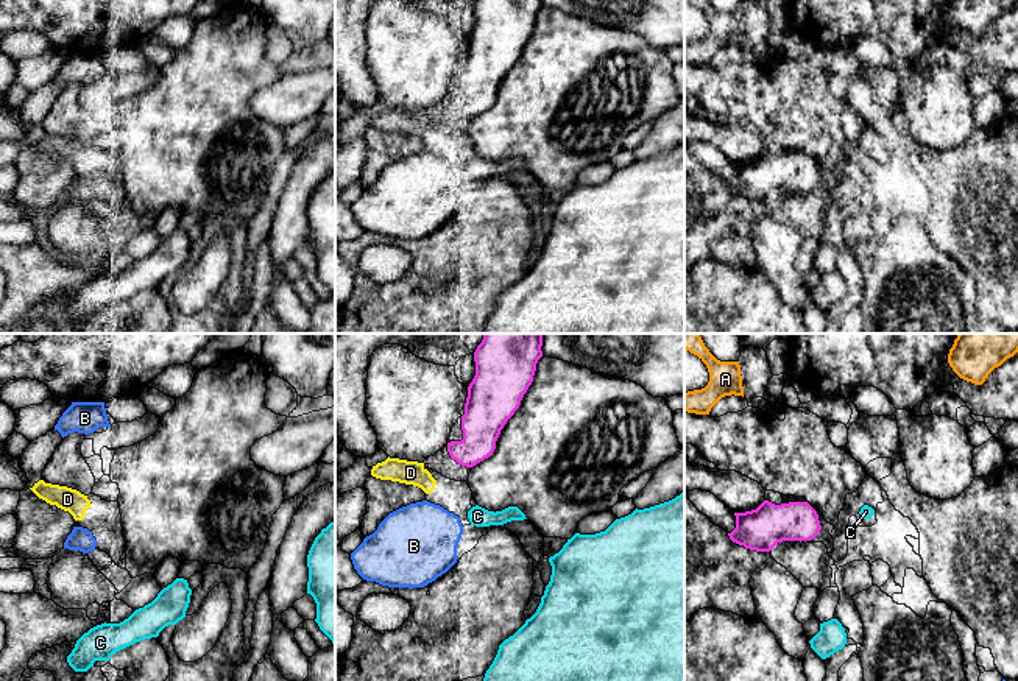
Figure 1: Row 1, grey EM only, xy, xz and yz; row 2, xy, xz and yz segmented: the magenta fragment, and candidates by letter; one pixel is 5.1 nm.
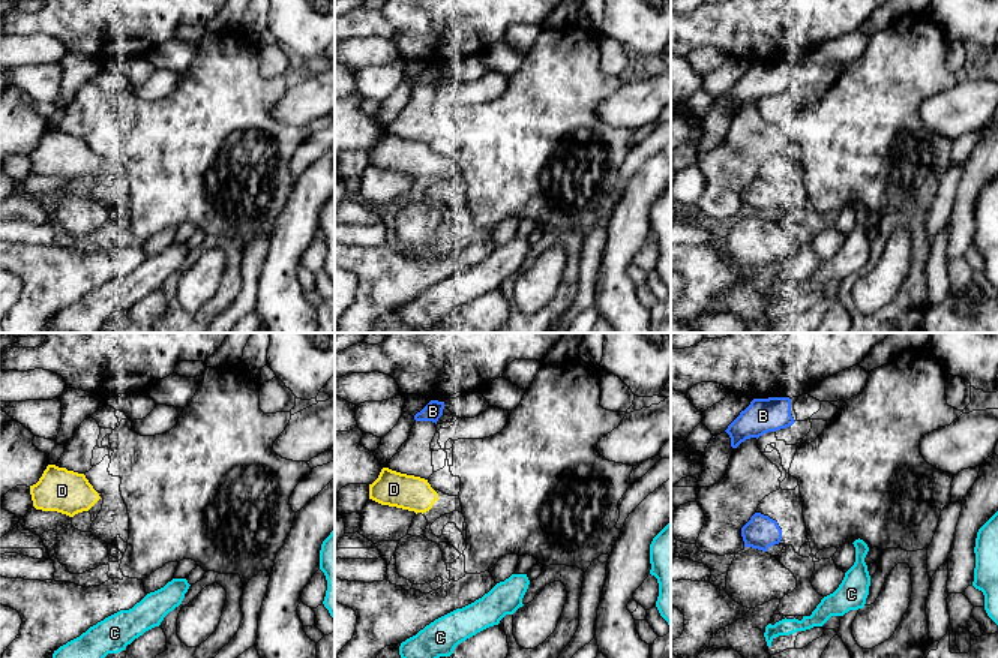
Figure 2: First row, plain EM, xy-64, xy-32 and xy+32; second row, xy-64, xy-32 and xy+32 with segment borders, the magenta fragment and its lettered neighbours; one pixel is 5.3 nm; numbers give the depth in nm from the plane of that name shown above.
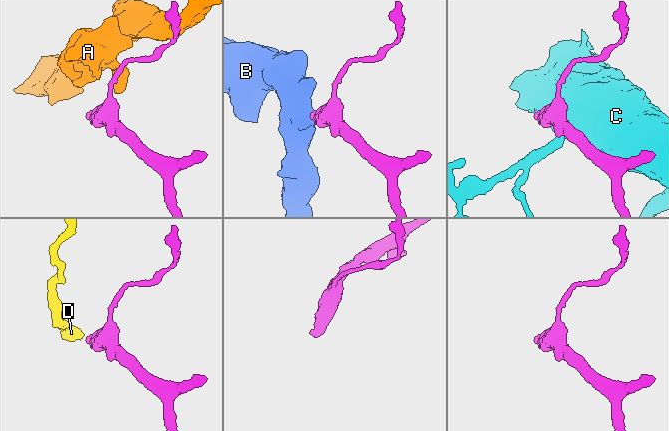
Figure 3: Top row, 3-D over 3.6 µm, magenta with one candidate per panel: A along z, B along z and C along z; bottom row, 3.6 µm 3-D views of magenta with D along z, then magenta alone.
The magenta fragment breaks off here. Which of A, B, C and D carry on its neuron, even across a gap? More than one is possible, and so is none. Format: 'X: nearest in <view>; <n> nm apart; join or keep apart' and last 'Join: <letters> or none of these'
A: nearest in yz; 550 nm apart; keep apart
B: nearest in xz; 240 nm apart; join
C: nearest in xz; 200 nm apart; keep apart
D: nearest in xz; 140 nm apart; keep apart
Join: B

